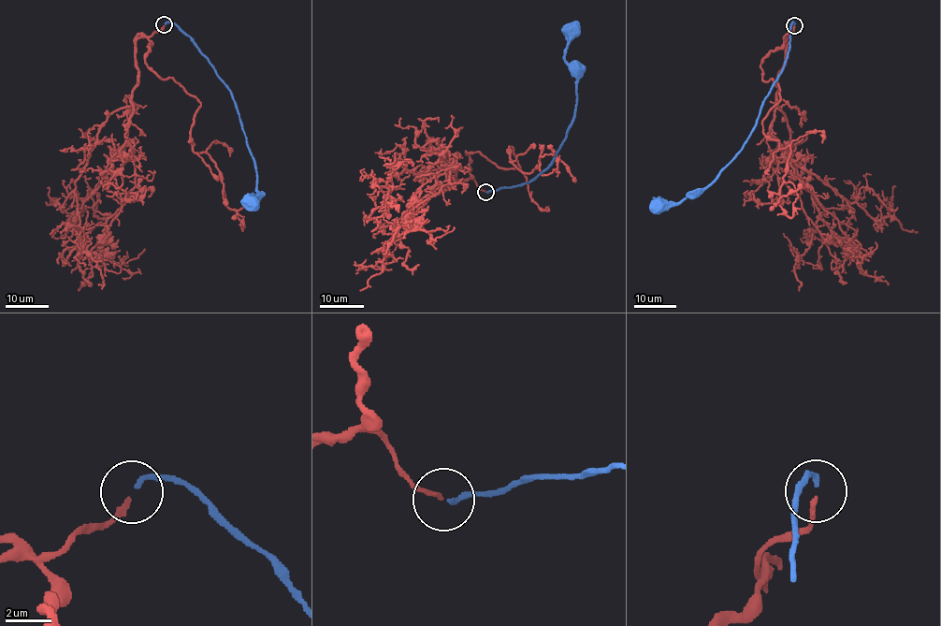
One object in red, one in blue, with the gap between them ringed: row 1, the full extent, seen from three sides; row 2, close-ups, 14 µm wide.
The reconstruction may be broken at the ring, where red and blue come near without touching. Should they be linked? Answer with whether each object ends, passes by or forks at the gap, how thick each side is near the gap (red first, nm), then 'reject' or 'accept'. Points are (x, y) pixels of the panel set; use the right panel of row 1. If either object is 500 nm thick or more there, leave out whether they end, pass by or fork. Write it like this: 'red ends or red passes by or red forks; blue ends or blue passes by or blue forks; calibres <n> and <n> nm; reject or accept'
red ends; blue ends; calibres 200 and 200 nm; accept

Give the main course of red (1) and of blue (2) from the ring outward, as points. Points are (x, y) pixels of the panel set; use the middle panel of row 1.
1: (484, 192), (472, 179), (456, 179), (457, 165), (445, 153), (449, 182), (408, 219), (433, 239), (454, 227)
2: (485, 192), (527, 183), (544, 170), (560, 147), (572, 121), (576, 104), (577, 78), (564, 59), (569, 29)

